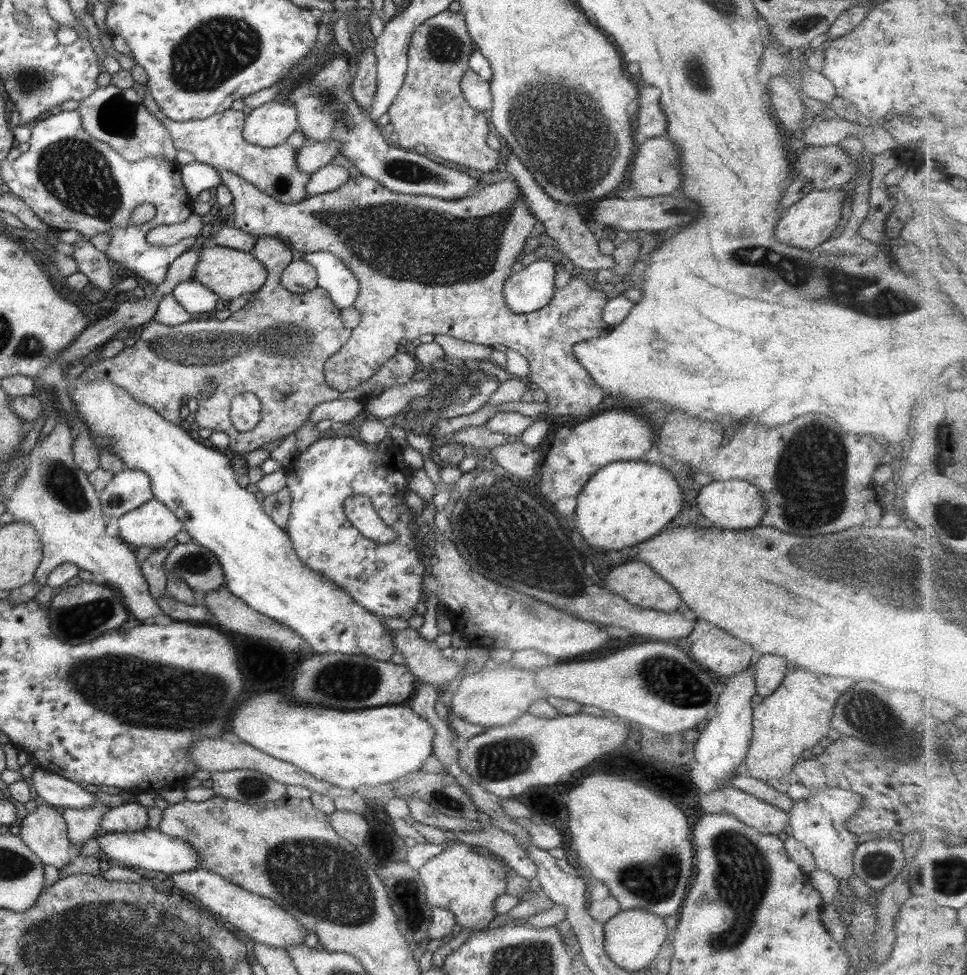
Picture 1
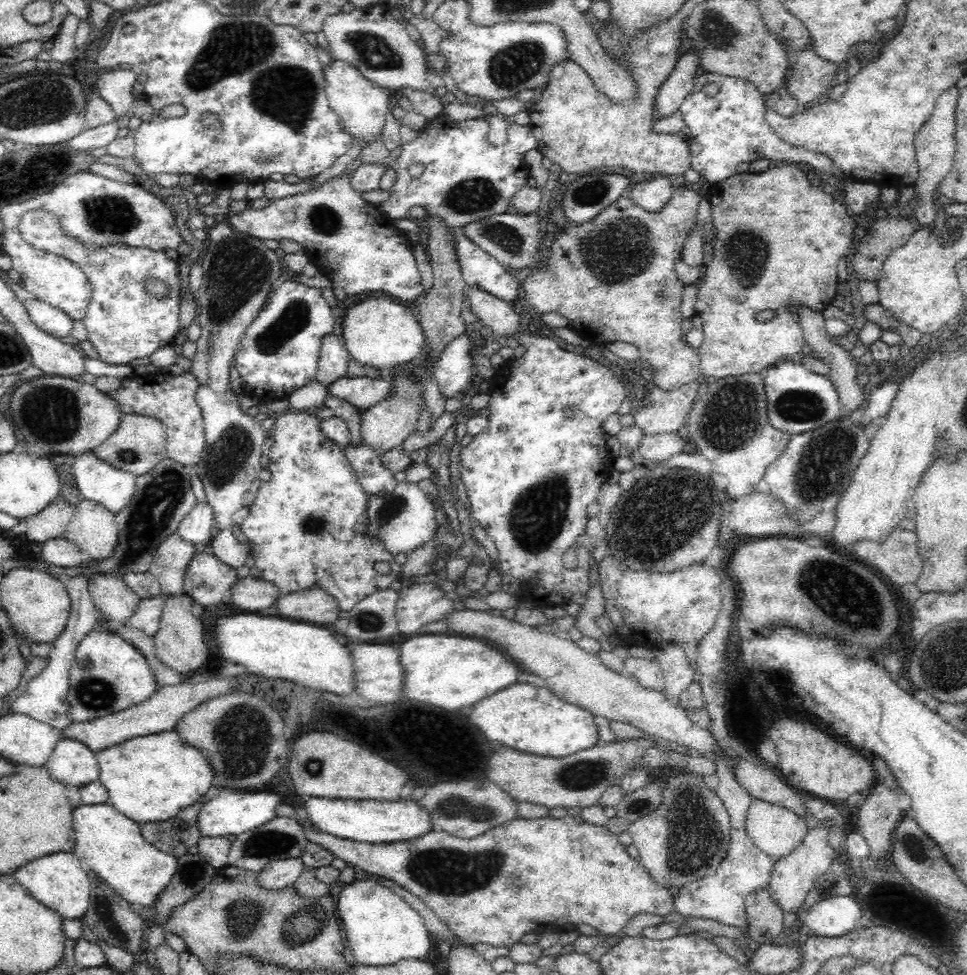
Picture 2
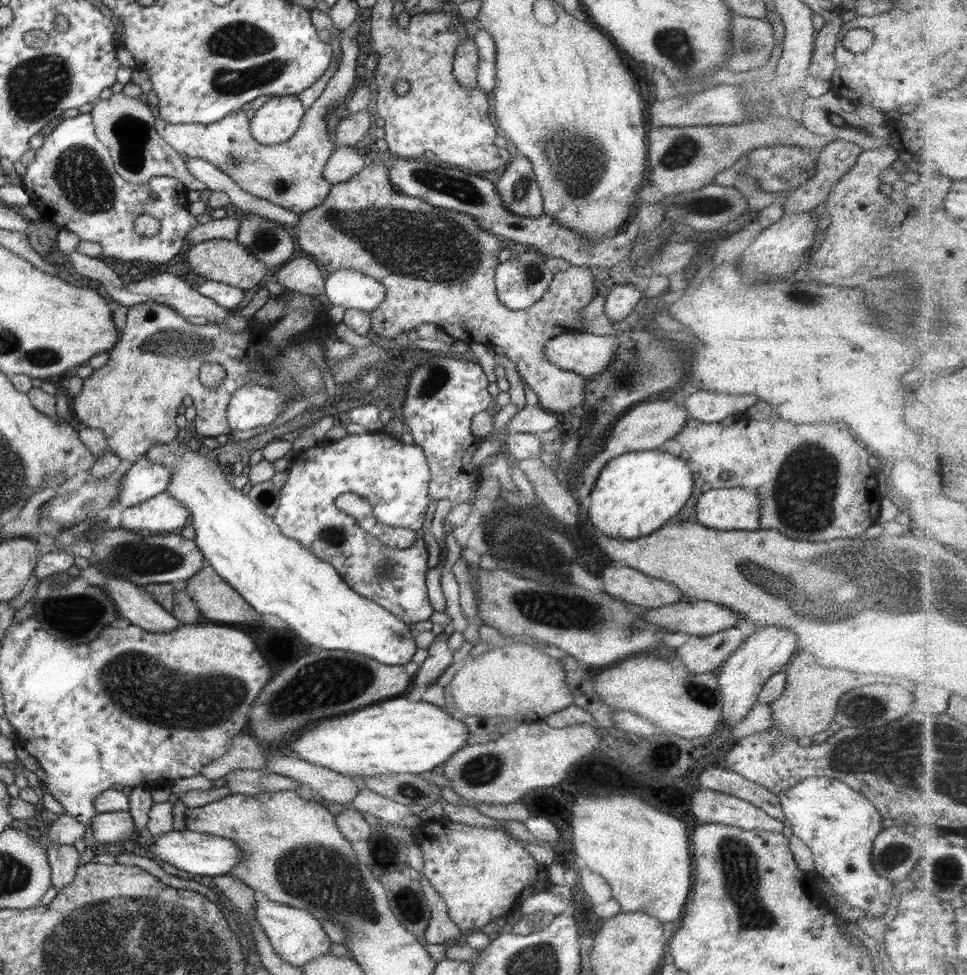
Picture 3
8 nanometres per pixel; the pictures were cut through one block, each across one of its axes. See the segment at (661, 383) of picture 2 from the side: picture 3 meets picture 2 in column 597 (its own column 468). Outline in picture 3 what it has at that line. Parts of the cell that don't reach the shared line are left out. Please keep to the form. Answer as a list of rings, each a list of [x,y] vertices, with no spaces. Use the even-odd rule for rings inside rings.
[[[374,159],[372,163],[363,167],[353,178],[343,182],[337,183],[331,186],[329,194],[325,196],[325,200],[320,204],[319,207],[313,208],[312,210],[301,213],[298,216],[298,223],[293,226],[289,231],[292,232],[293,240],[299,246],[299,250],[307,252],[311,259],[315,261],[317,267],[321,271],[321,274],[329,274],[329,272],[335,272],[335,270],[341,270],[341,268],[353,268],[365,276],[370,276],[375,279],[379,284],[383,285],[385,291],[385,298],[382,302],[379,302],[371,312],[369,312],[369,318],[371,324],[369,324],[368,334],[372,332],[376,334],[384,342],[391,342],[394,340],[396,334],[403,332],[409,329],[415,329],[418,324],[435,324],[438,329],[445,331],[447,335],[455,337],[455,340],[463,340],[468,345],[472,342],[481,343],[491,346],[499,346],[499,348],[505,351],[505,359],[513,362],[515,368],[520,378],[523,378],[526,388],[532,390],[535,393],[535,396],[538,398],[538,406],[547,410],[551,413],[557,414],[565,412],[566,410],[570,411],[573,406],[579,406],[581,400],[583,402],[583,397],[585,397],[585,379],[575,372],[567,372],[567,370],[561,370],[549,364],[547,360],[544,360],[542,356],[543,345],[545,341],[549,338],[553,338],[557,335],[563,333],[574,332],[581,330],[581,324],[579,324],[579,311],[583,307],[587,306],[591,300],[593,300],[593,280],[595,274],[593,269],[584,266],[573,266],[570,265],[565,271],[559,271],[552,275],[551,282],[545,290],[545,294],[536,302],[535,306],[532,308],[527,308],[523,310],[509,310],[505,308],[505,305],[499,302],[499,299],[496,295],[496,290],[494,288],[494,278],[495,278],[495,267],[497,267],[497,253],[501,250],[499,240],[495,235],[488,234],[485,230],[479,228],[479,224],[475,223],[475,220],[472,217],[467,217],[466,215],[460,214],[459,212],[449,211],[446,209],[436,208],[426,204],[423,200],[416,199],[410,196],[405,196],[399,193],[393,186],[391,186],[391,181],[387,179],[387,167],[381,163],[381,161]]]

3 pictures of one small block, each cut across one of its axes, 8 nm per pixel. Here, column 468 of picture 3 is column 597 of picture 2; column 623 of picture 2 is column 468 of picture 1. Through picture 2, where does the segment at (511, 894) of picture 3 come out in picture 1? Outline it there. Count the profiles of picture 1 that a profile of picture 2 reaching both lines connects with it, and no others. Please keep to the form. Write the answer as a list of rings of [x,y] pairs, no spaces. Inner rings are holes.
[[[459,841],[445,843],[432,850],[429,860],[417,872],[429,905],[447,909],[454,916],[457,929],[477,931],[485,929],[496,915],[491,906],[493,900],[505,892],[507,868],[492,854],[481,856],[471,847]]]

